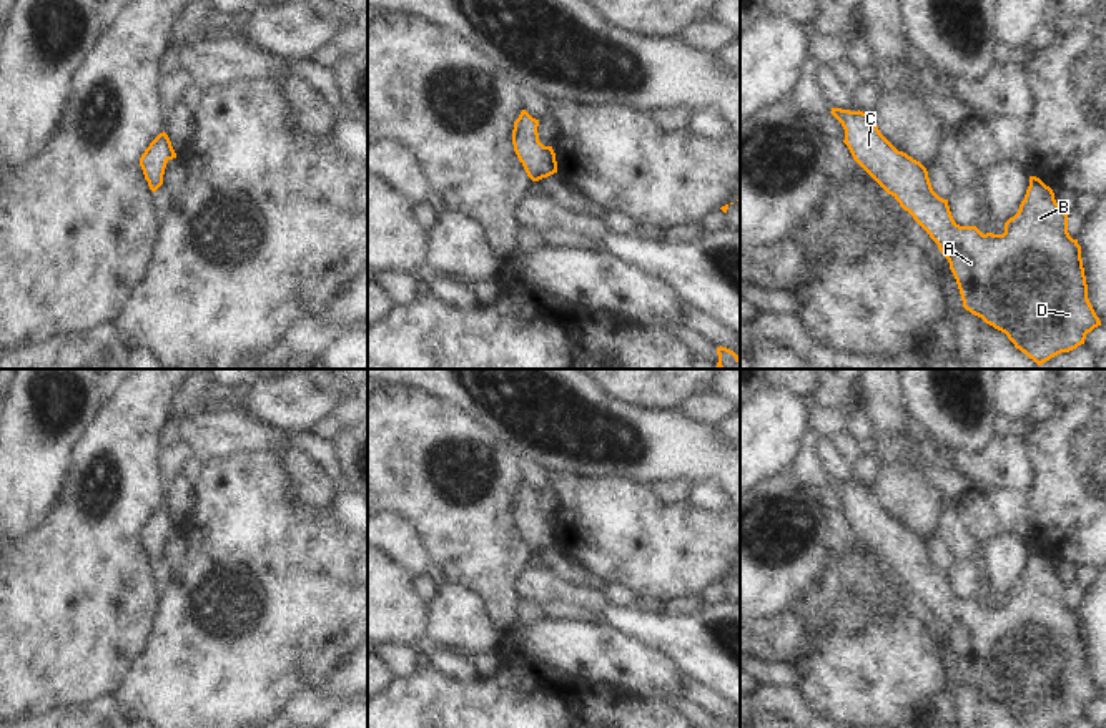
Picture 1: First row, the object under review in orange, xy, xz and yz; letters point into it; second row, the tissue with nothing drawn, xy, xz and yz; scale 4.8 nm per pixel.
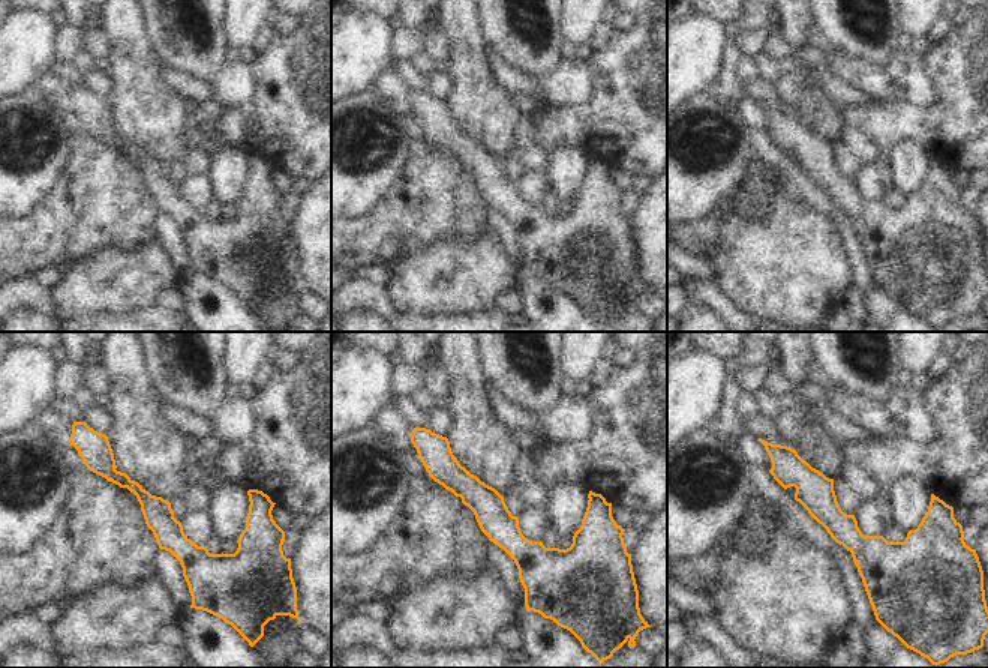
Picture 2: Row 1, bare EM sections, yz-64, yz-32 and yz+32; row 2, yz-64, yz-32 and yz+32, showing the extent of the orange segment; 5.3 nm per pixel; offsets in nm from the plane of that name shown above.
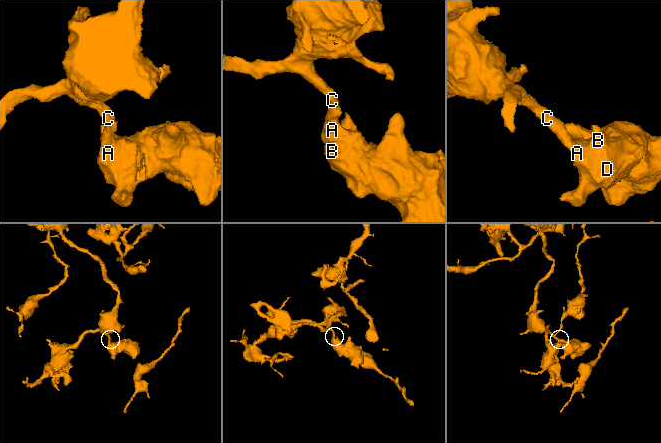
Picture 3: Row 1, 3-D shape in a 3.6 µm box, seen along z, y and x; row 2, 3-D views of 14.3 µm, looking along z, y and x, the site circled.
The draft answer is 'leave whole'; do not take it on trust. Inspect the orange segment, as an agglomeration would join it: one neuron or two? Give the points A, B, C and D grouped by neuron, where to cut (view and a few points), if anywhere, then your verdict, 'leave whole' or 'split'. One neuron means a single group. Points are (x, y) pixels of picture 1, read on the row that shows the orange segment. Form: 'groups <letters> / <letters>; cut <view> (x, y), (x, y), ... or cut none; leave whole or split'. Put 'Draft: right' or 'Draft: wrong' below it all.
groups A B C D; cut none; leave whole
Draft: right

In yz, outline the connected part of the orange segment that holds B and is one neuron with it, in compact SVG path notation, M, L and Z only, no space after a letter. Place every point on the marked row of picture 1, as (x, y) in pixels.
M832 108L843 126L853 160L888 193L938 244L956 279L963 307L1005 332L1016 349L1038 366L1084 344L1086 334L1101 326L1089 299L1081 246L1068 233L1068 213L1039 178L1029 186L1018 213L1005 223L1003 234L983 234L976 226L955 223L948 199L940 198L926 168L898 151L878 130L871 115Z

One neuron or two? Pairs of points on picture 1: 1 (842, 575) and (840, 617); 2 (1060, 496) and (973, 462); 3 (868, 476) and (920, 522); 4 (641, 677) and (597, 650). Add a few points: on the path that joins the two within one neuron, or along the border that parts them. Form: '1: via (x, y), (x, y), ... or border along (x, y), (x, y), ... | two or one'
1: via (842, 585), (840, 607) | one
2: border along (1025, 446), (1033, 482), (1022, 491), (992, 489) | two
3: border along (875, 454), (878, 476), (870, 486) | two
4: via (631, 667), (607, 655) | one

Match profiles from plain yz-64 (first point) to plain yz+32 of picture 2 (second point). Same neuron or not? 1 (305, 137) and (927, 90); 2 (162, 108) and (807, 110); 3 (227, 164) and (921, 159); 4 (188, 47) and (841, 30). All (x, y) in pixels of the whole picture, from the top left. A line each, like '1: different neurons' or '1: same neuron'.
1: different neurons
2: same neuron
3: same neuron
4: same neuron

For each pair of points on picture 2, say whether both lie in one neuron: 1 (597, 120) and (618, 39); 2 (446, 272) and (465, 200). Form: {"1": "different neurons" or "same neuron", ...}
{"1": "same neuron", "2": "different neurons"}

